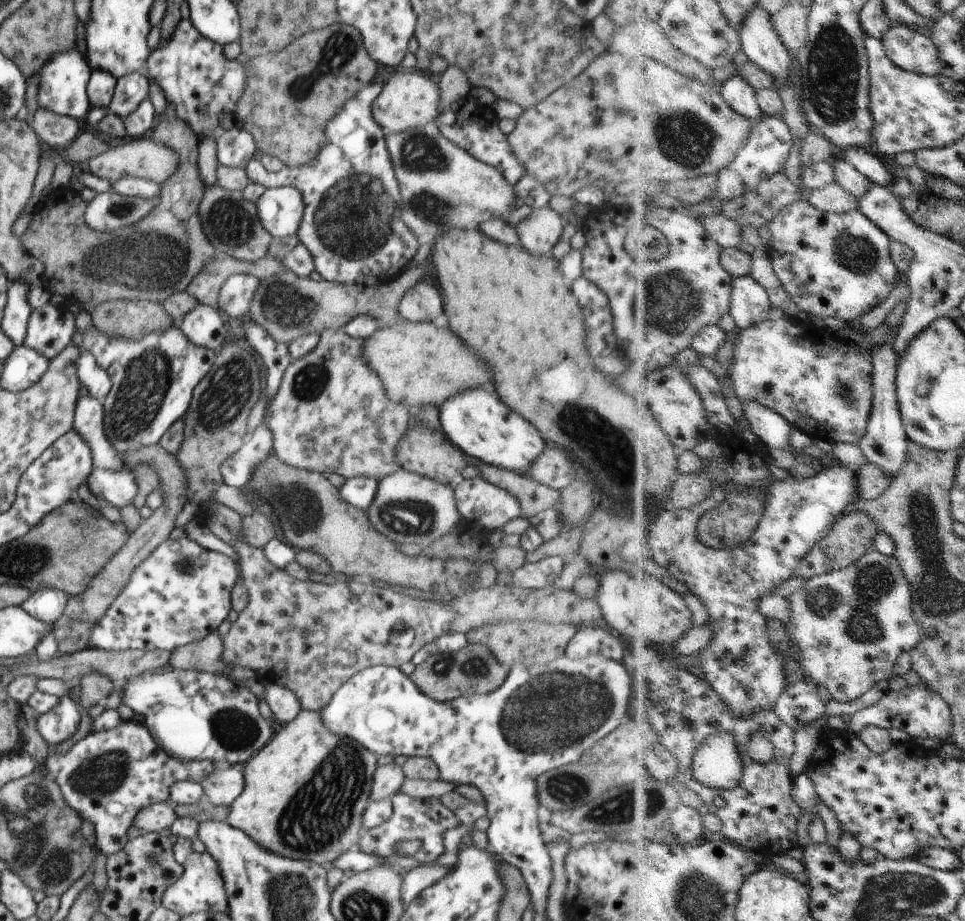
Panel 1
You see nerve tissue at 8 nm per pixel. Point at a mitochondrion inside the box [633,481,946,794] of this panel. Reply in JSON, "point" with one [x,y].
{"point":[857,609]}

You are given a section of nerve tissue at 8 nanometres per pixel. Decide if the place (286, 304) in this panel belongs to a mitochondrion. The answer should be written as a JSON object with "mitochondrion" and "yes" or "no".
{"mitochondrion":"yes"}

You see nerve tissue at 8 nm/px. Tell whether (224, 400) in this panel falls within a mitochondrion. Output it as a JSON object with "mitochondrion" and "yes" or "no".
{"mitochondrion":"yes"}

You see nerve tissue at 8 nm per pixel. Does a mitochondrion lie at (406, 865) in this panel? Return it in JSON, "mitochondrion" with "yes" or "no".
{"mitochondrion":"no"}

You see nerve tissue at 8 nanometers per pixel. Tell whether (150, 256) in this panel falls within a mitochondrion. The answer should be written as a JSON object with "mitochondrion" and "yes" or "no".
{"mitochondrion":"yes"}

